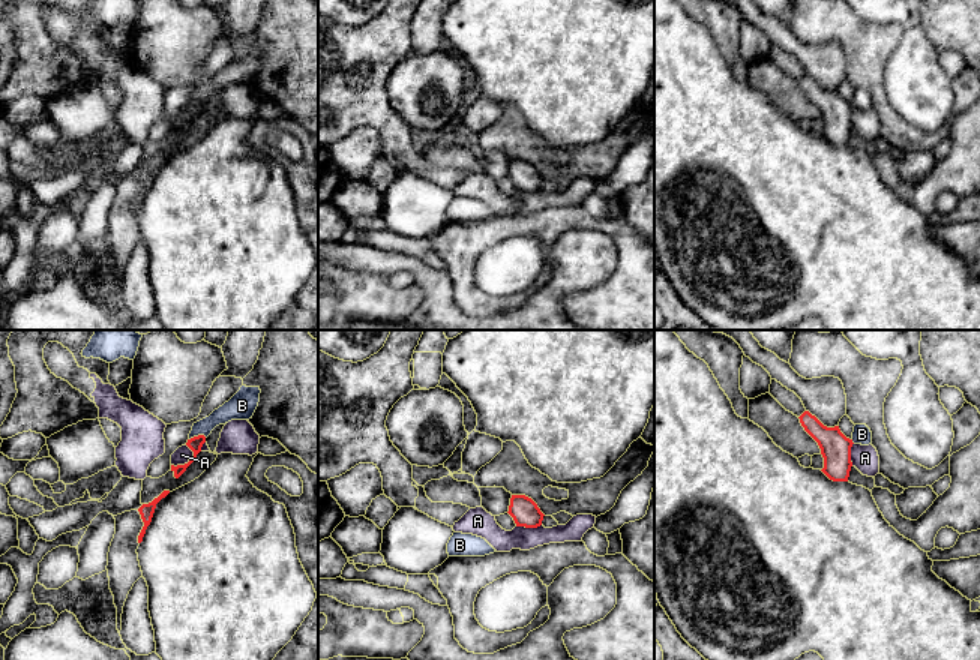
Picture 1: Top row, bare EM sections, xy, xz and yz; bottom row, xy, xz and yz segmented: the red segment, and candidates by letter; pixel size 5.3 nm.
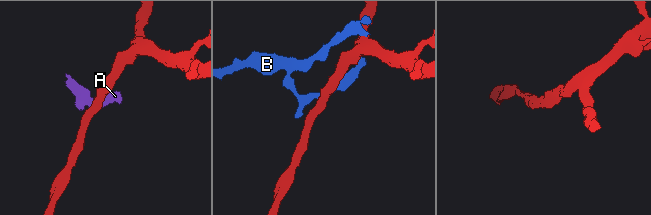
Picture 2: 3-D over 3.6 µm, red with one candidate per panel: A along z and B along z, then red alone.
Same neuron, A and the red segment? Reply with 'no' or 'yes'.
no

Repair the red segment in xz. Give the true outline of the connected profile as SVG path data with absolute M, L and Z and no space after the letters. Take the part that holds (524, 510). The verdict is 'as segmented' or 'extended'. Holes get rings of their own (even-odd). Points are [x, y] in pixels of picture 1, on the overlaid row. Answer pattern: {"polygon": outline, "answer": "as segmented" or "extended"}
{"polygon": "M512 495L507 513L513 518L516 526L525 528L540 526L545 516L537 504L525 495Z", "answer": "as segmented"}

